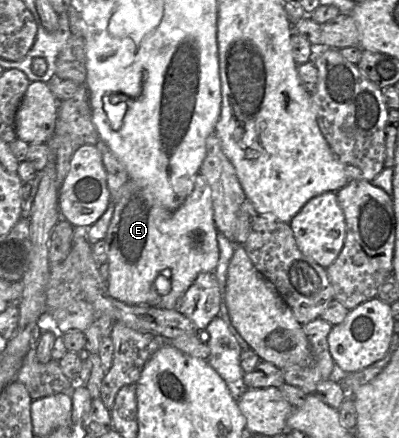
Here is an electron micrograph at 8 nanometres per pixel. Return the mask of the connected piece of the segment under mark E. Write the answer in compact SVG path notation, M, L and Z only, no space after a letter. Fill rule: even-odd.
M197 174L193 178L194 187L192 192L185 199L184 203L175 211L169 211L163 208L153 197L153 195L148 191L146 187L143 187L140 182L129 179L119 191L119 198L112 200L114 202L114 213L112 215L105 240L108 244L108 256L107 262L109 265L109 277L106 279L109 294L120 302L128 305L138 305L138 306L155 306L161 301L161 296L169 294L173 298L179 300L183 297L187 289L192 285L196 277L200 273L204 272L214 272L216 269L218 259L219 259L219 249L217 243L217 229L214 224L213 217L213 206L211 199L211 188L207 183L206 179L201 174ZM164 273L164 277L168 278L170 282L170 291L167 294L161 294L157 291L155 287L156 279Z

